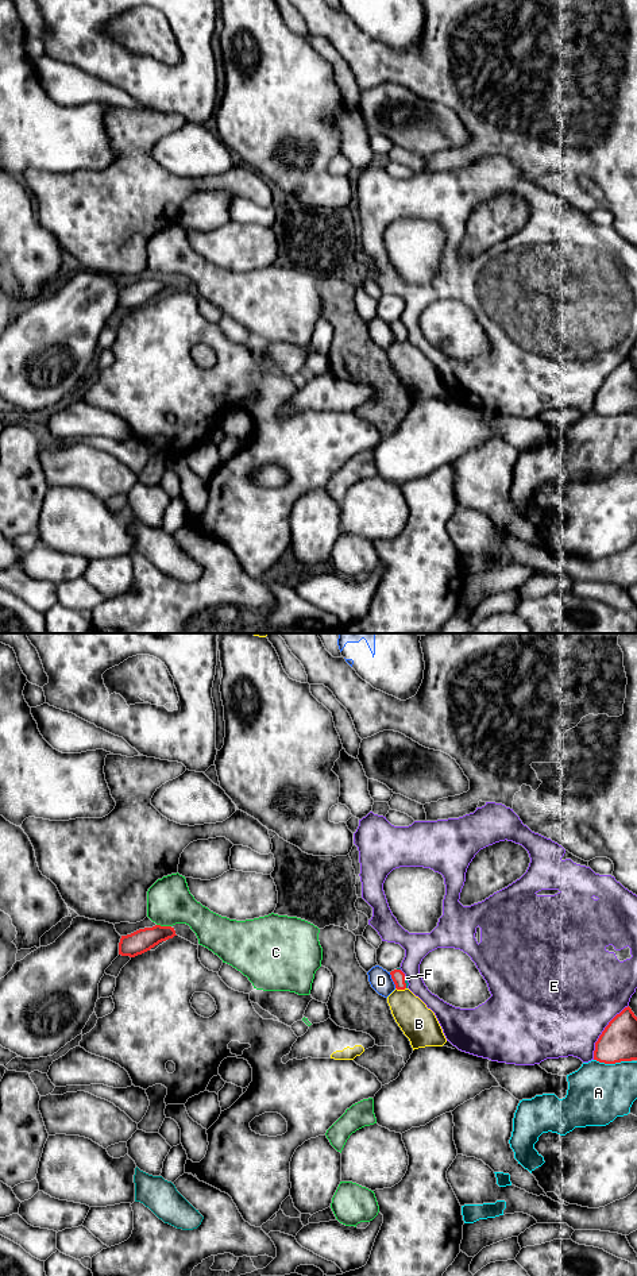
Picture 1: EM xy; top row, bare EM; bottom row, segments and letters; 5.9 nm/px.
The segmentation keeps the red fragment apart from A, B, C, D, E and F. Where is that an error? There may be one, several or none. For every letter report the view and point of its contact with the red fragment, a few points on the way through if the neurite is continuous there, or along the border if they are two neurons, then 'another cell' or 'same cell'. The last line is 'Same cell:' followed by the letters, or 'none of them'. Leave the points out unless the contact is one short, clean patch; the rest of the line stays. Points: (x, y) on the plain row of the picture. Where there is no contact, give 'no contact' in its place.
A: meets red in xy at (613, 415); another cell
B: meets red in xy at (401, 340); another cell
C: meets red in xy at (163, 278); another cell
D: meets red in xy at (393, 332); another cell
E: meets red in xy at (602, 384); another cell
F: meets red in xy at (405, 335); same cell
Same cell: F

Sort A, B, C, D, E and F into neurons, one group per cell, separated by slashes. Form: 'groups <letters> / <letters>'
groups A / B / C / D / E / F

